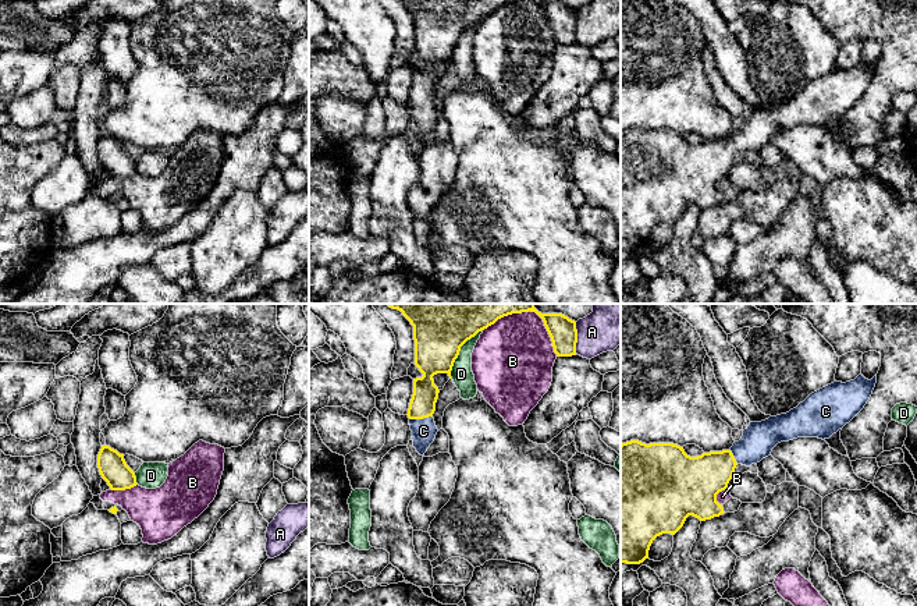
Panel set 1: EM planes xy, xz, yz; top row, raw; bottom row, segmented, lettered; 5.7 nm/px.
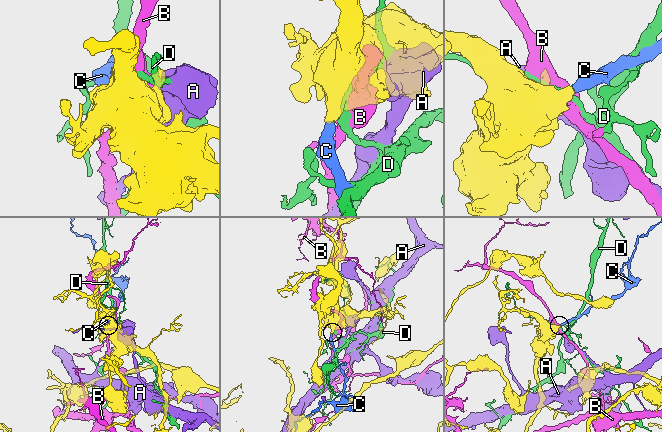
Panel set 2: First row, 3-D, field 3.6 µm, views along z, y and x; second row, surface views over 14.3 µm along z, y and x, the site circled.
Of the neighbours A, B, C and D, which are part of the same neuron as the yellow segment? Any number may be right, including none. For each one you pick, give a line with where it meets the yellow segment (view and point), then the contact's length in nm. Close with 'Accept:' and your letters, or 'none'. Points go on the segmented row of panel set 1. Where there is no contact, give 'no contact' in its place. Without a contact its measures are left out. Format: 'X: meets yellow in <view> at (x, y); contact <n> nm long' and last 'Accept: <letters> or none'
C: meets yellow in xz at (420, 418); contact 140 nm long
Accept: C

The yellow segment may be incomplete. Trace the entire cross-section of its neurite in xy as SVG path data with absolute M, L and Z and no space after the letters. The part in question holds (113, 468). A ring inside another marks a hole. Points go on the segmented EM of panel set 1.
M102 446L97 468L111 490L125 490L138 485L135 472L127 465L124 454L110 446Z

